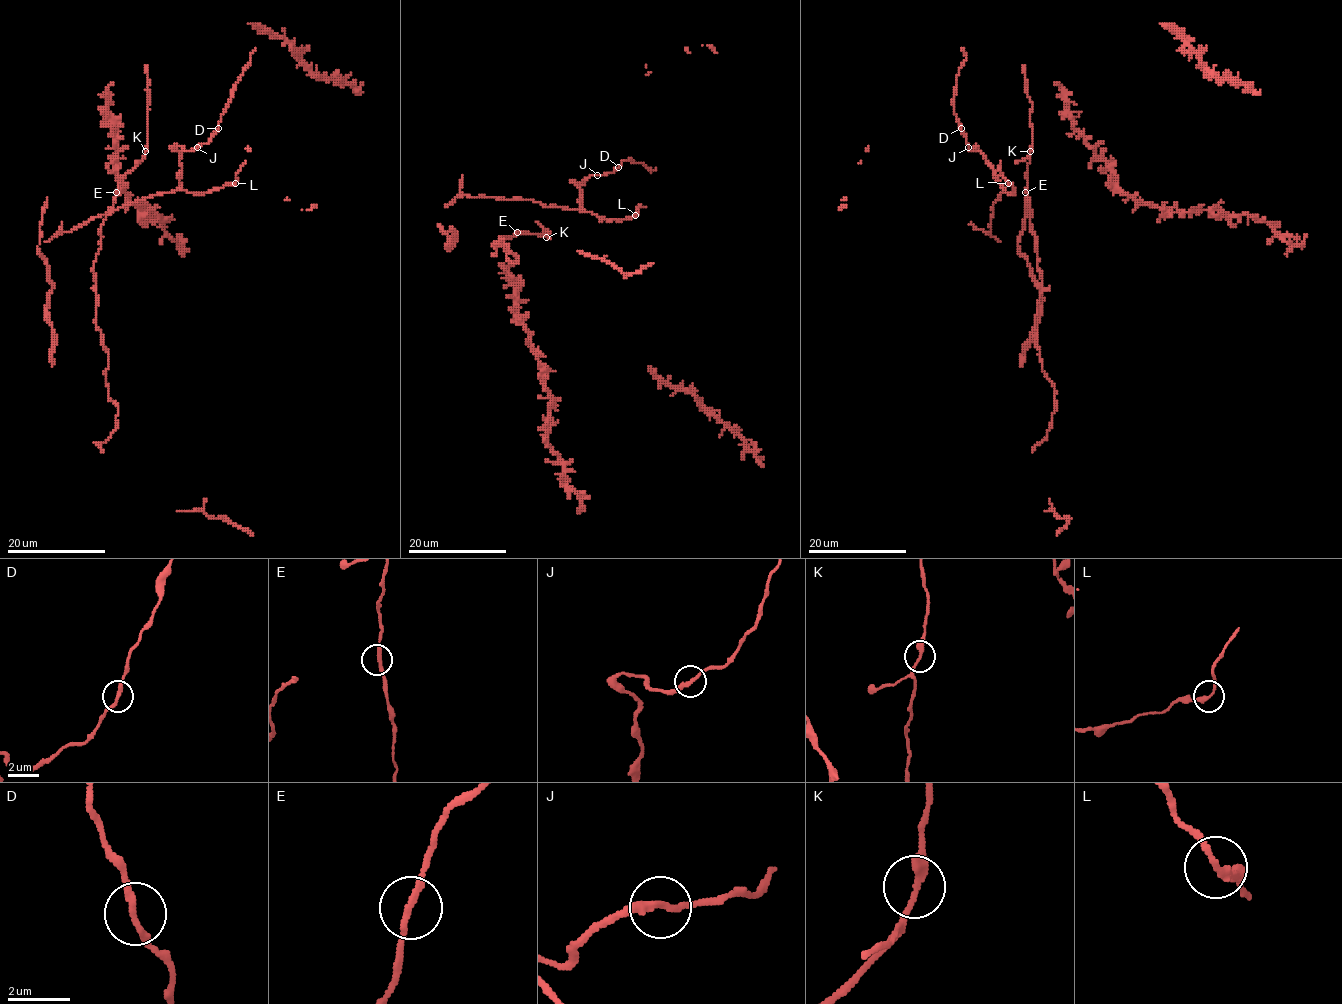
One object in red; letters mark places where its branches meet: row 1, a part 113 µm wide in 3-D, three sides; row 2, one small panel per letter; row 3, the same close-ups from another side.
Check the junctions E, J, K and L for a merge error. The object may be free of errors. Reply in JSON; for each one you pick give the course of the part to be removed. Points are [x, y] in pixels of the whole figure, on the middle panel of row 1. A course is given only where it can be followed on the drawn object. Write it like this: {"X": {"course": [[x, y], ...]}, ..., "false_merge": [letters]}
{"false_merge": []}

